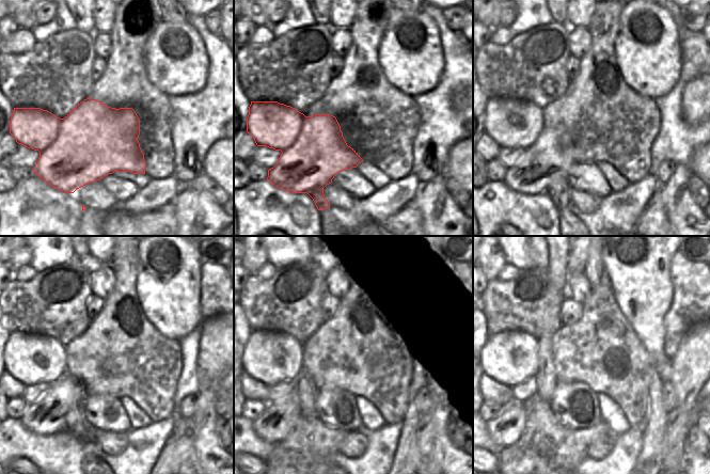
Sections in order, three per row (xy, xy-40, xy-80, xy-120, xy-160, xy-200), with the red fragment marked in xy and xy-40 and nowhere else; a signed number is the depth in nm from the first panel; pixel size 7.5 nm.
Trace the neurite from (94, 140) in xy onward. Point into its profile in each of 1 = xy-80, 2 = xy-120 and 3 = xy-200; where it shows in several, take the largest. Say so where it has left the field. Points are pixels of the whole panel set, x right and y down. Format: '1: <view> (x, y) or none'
1: xy-80 (511, 123)
2: xy-120 (31, 359)
3: xy-200 (509, 358)

